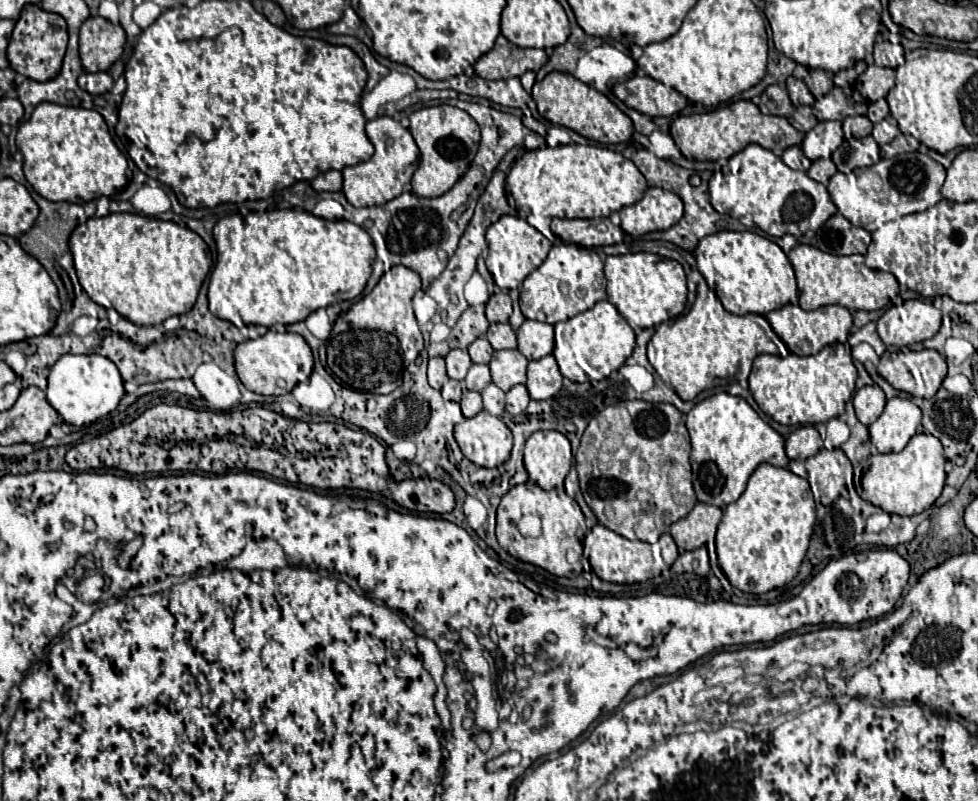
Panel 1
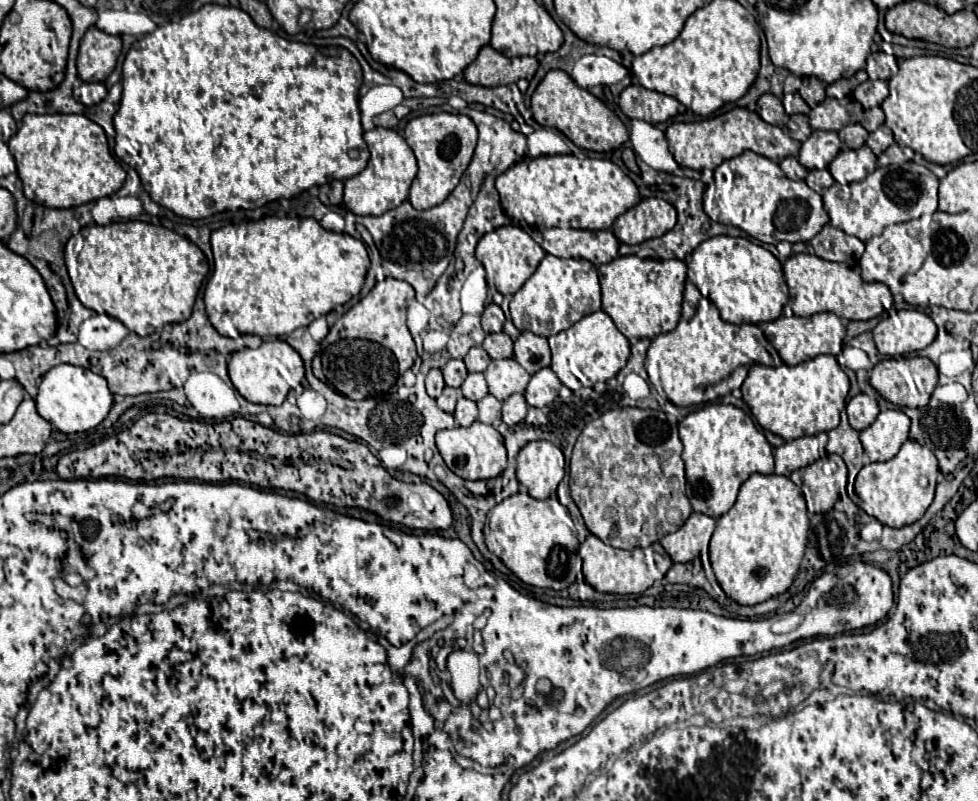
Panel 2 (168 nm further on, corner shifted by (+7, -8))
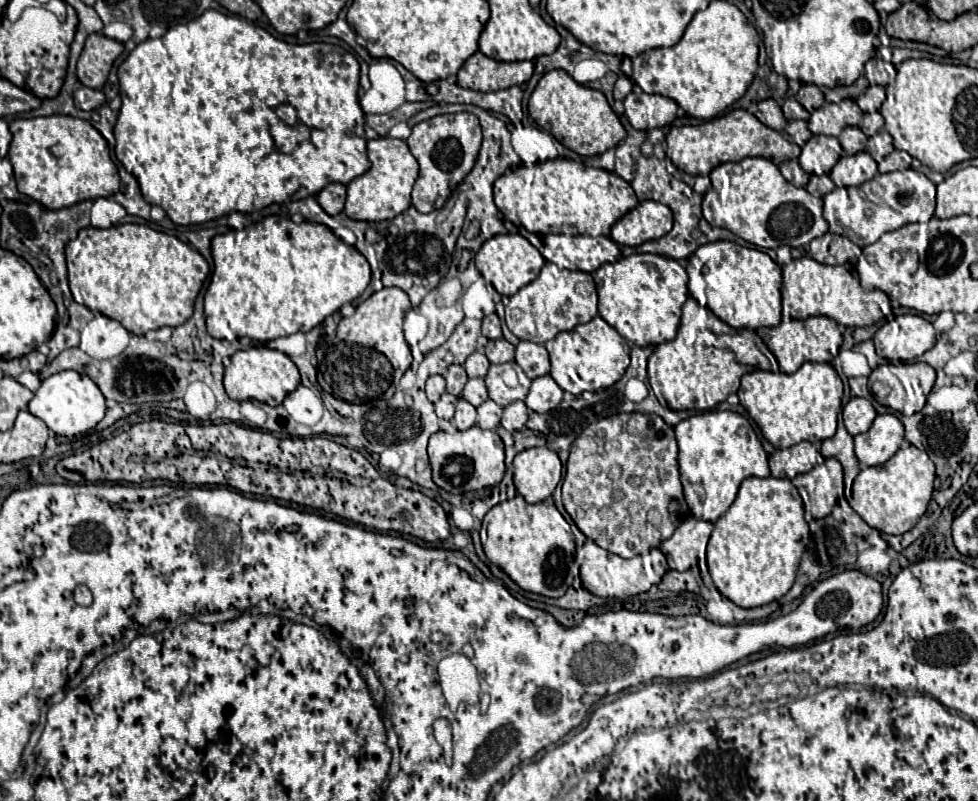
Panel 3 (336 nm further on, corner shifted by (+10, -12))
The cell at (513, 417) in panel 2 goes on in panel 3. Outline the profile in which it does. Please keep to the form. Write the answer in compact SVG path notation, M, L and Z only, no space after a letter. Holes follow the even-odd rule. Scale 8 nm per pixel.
M514 401L504 407L504 415L502 415L504 429L516 431L516 429L524 427L526 421L528 421L528 407L524 405L524 401Z

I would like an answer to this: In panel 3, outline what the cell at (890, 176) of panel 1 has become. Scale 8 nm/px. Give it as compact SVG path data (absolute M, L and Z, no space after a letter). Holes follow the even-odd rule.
M904 169L876 175L860 187L840 187L824 195L824 219L830 231L848 237L858 247L880 239L882 233L900 229L908 223L926 223L934 215L936 185L920 171Z

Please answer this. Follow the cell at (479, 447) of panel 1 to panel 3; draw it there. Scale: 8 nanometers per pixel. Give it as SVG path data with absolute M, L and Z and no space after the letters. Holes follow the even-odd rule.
M470 427L466 431L440 431L430 437L428 455L432 463L434 483L448 493L466 493L482 487L498 485L504 477L504 445L496 431Z

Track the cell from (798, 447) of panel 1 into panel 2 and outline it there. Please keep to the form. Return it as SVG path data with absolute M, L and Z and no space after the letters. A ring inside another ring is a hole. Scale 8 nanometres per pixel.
M803 436L787 441L775 449L775 473L789 477L793 471L807 467L815 459L819 459L816 436Z

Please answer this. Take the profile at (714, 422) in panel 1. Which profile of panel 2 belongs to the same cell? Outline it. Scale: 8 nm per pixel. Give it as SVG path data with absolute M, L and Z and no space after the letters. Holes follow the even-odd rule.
M709 403L689 413L679 423L683 461L687 473L687 497L693 511L709 517L727 513L739 493L741 483L753 473L773 473L773 447L757 429L753 419L735 405Z

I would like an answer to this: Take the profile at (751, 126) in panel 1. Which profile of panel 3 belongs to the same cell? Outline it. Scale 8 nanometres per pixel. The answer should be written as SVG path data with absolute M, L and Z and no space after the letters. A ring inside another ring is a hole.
M734 109L696 127L672 127L666 135L666 155L684 173L708 175L720 163L740 161L744 157L764 157L780 165L788 159L798 159L800 147L784 139L782 133L762 125L752 113L744 109Z

